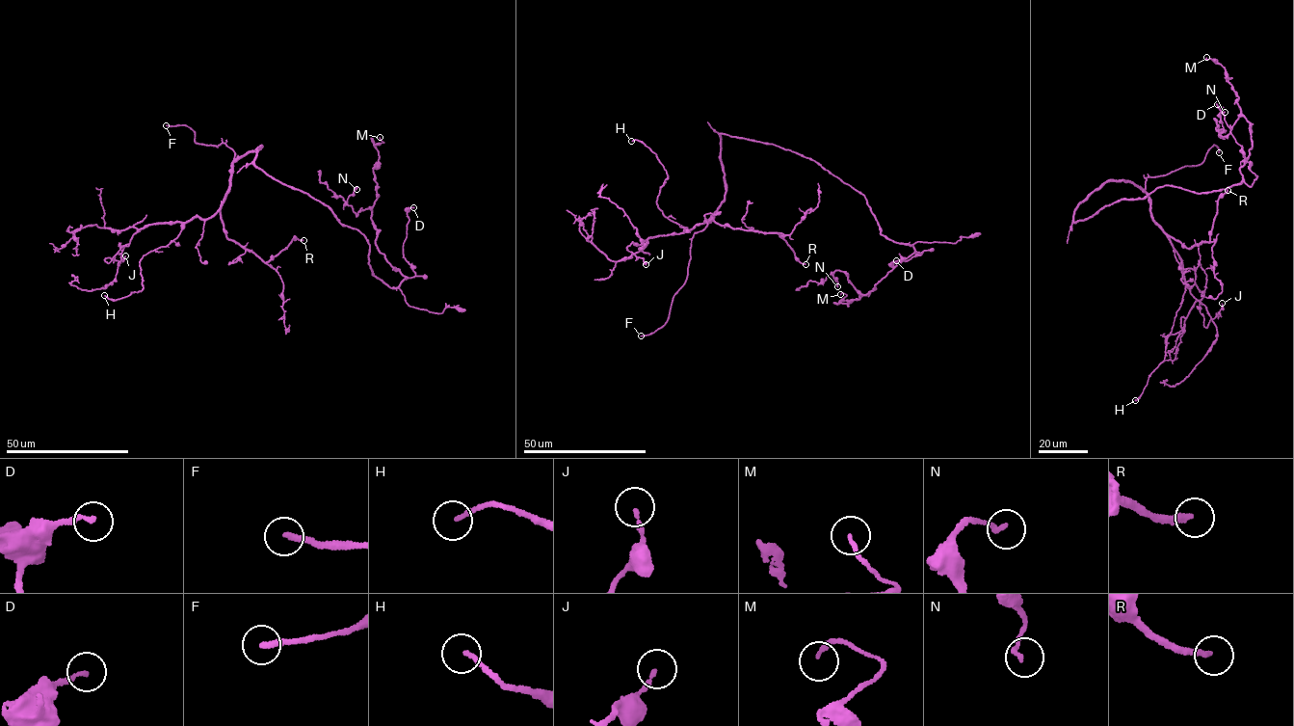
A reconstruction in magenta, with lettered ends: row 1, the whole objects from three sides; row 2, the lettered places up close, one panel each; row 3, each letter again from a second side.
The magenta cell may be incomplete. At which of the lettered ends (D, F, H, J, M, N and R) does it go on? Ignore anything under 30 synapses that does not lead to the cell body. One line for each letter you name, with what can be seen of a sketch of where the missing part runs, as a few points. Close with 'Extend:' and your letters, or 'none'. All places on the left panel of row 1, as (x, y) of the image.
F: course (166, 125), (156, 120), (149, 121), (149, 124)
R: course (303, 240), (312, 230), (302, 215), (304, 211), (316, 213), (334, 221), (350, 235), (352, 249), (360, 259)
Extend: F, R

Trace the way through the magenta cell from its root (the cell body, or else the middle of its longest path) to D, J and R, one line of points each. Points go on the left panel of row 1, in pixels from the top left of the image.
D: (276, 179), (359, 230), (369, 246), (372, 274), (391, 287), (415, 275), (403, 249), (407, 212), (413, 207)
J: (276, 179), (254, 163), (260, 146), (234, 162), (229, 190), (212, 215), (145, 226), (105, 260), (125, 255)
R: (276, 179), (254, 163), (261, 146), (234, 162), (220, 214), (226, 236), (266, 262), (292, 239), (303, 240)

